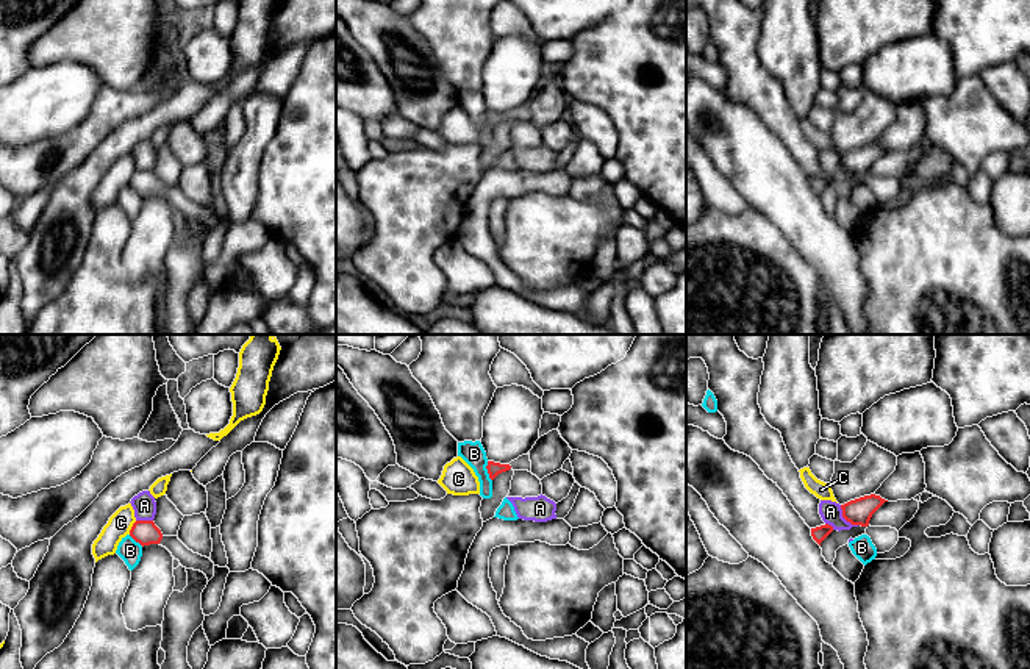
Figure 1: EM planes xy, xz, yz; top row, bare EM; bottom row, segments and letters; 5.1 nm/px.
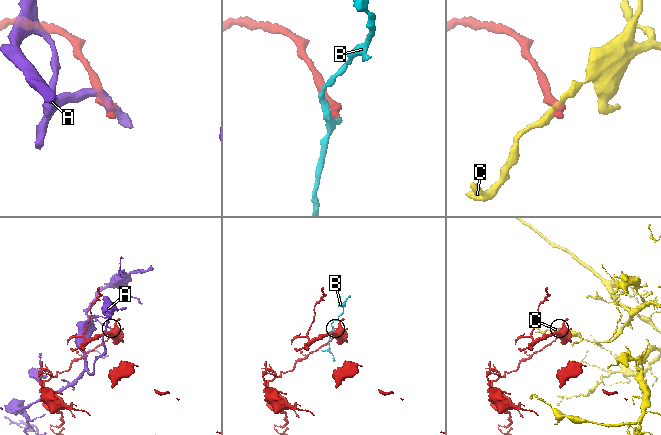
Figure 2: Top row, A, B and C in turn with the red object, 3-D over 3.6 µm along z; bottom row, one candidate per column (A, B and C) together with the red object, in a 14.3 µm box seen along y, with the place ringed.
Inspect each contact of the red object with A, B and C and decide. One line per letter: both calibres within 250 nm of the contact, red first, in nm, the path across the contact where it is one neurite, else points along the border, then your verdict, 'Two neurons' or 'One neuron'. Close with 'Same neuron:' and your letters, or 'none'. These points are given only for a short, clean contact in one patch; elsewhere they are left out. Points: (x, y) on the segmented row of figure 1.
A: Thickness 140 nm (red) against 110 nm. Two neurons
B: Thickness 70 nm (red) against 120 nm. Boundary: xz (486, 461), (491, 480). Two neurons
C: Thickness 130 nm (red) against 120 nm. Boundary: xy (136, 521), (128, 533). Two neurons
Same neuron: none

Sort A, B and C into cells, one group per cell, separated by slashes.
A / B / C

